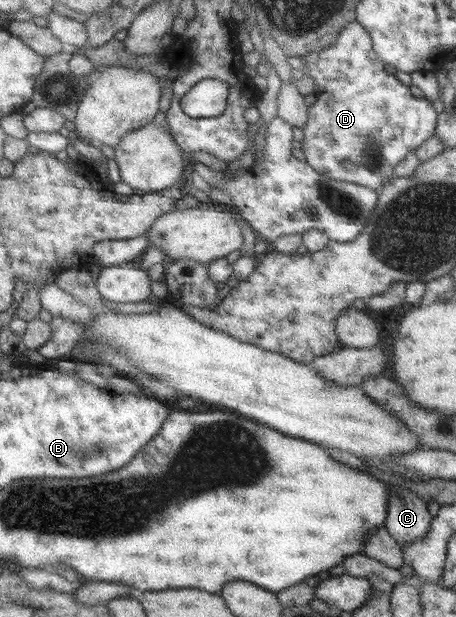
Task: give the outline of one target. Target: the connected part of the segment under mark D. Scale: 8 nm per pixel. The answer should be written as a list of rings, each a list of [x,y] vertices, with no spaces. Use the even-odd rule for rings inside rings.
[[[359,21],[351,22],[341,30],[333,46],[325,50],[316,50],[301,58],[308,64],[308,70],[303,72],[305,76],[313,78],[316,84],[314,94],[317,97],[317,101],[307,112],[301,150],[305,153],[306,162],[319,174],[335,181],[345,181],[374,190],[391,179],[399,162],[435,135],[438,114],[433,103],[427,98],[415,97],[409,90],[410,86],[401,83],[394,74],[389,74],[383,69],[385,63],[374,51],[371,35]],[[347,162],[355,164],[357,169],[344,169]]]

